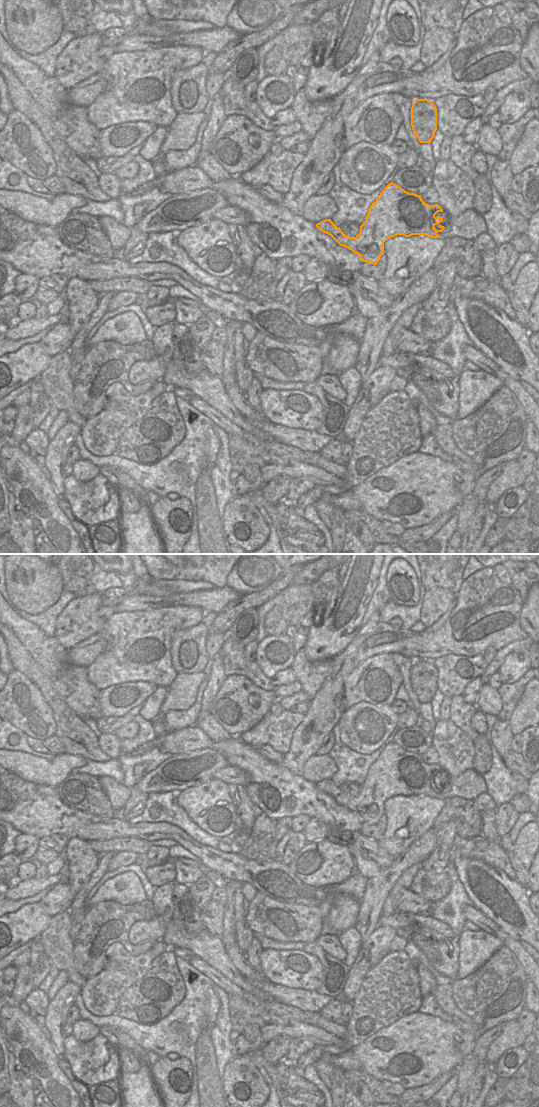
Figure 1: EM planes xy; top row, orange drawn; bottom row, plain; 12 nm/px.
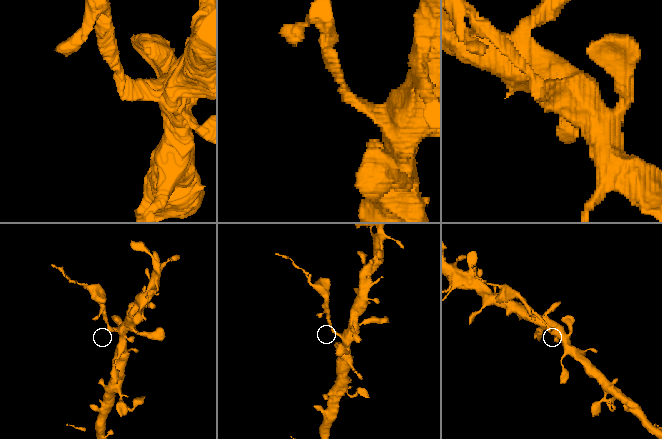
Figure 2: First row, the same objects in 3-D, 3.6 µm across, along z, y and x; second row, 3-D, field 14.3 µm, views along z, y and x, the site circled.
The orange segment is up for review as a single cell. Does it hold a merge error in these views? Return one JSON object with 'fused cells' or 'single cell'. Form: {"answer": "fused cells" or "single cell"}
{"answer": "fused cells"}

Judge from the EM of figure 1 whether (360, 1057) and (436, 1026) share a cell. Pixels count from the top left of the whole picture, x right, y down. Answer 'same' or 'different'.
same

